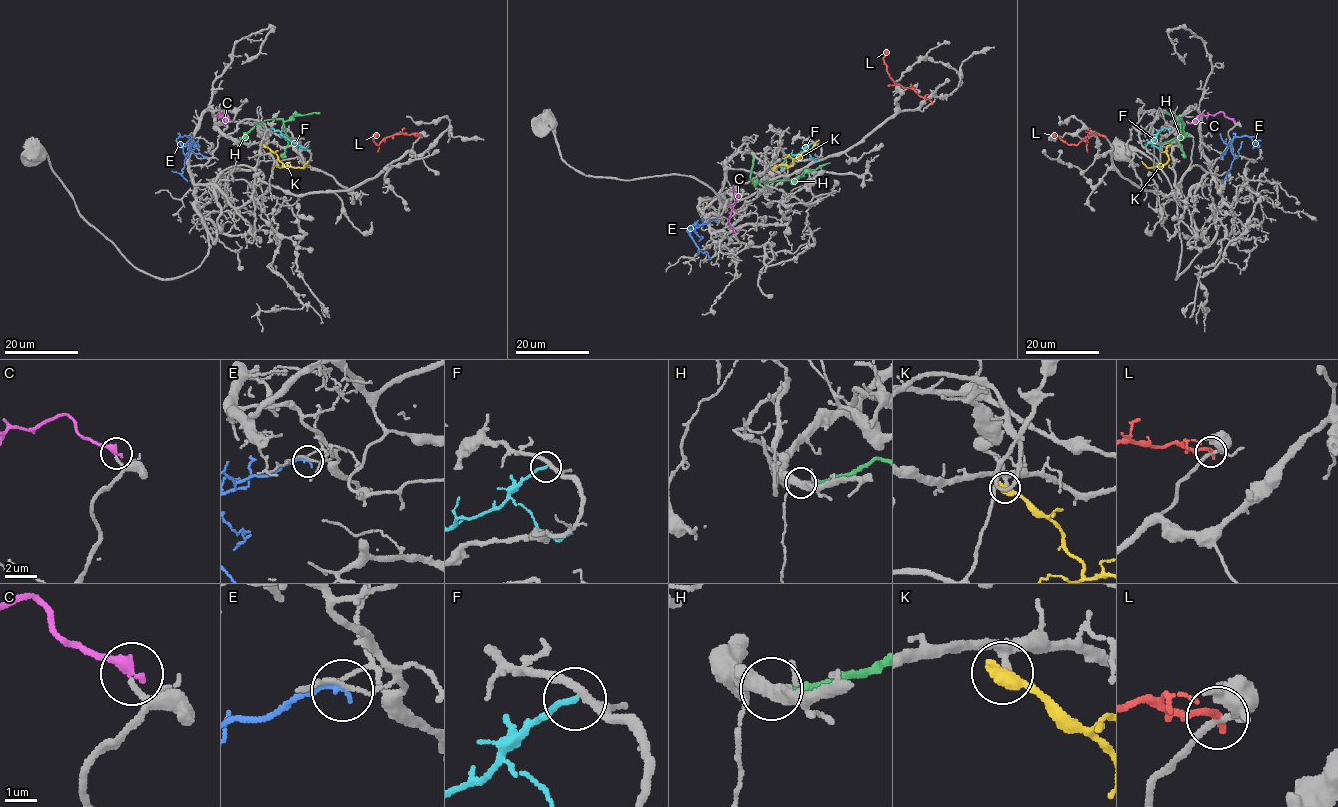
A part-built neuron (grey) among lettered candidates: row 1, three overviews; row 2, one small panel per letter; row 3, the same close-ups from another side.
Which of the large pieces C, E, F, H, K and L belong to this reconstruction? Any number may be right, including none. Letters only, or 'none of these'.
C

